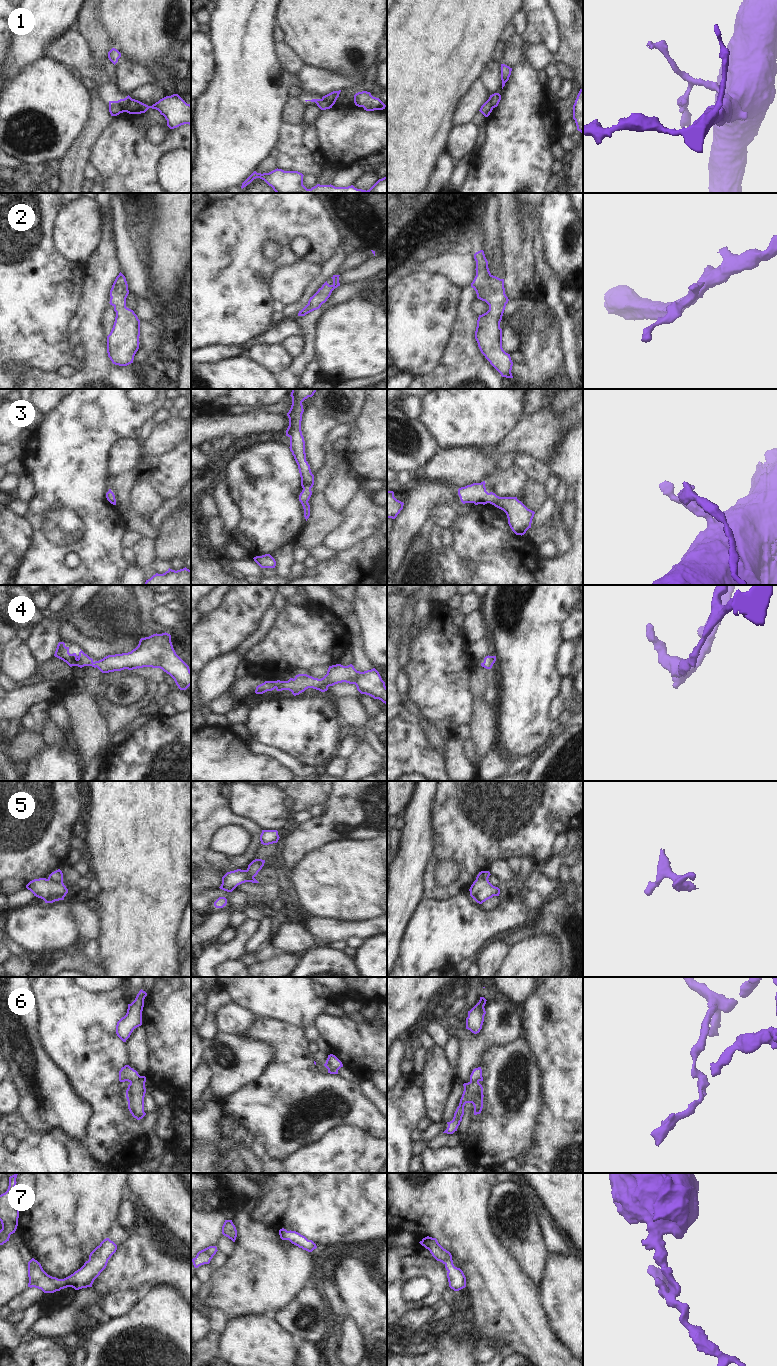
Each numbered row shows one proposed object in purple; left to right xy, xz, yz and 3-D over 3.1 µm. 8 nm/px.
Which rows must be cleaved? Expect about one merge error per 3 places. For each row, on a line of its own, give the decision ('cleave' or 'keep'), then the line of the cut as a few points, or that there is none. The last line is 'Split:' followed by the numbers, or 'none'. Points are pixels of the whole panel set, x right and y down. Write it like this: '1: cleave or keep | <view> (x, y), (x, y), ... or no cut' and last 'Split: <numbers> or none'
1: cleave | xy (132, 99), (126, 104), (123, 111)
2: keep | no cut
3: keep | no cut
4: keep | no cut
5: cleave | xz (245, 870), (245, 875), (250, 881)
6: cleave | xy (141, 1076), (130, 1082)
7: keep | no cut
Split: 1, 5, 6

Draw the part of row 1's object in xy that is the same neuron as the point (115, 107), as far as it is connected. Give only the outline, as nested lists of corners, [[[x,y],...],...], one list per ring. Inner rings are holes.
[[[128,95],[126,98],[118,101],[109,101],[109,112],[111,116],[117,116],[120,113],[123,113],[125,111],[126,104],[131,100],[132,98]]]

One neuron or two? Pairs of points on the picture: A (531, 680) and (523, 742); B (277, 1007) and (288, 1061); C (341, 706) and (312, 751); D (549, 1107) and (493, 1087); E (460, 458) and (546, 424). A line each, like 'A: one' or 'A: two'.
A: one
B: two
C: two
D: two
E: one

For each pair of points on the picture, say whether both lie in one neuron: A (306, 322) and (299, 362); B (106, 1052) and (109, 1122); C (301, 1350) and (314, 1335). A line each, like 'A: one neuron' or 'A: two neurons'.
A: one neuron
B: one neuron
C: two neurons

